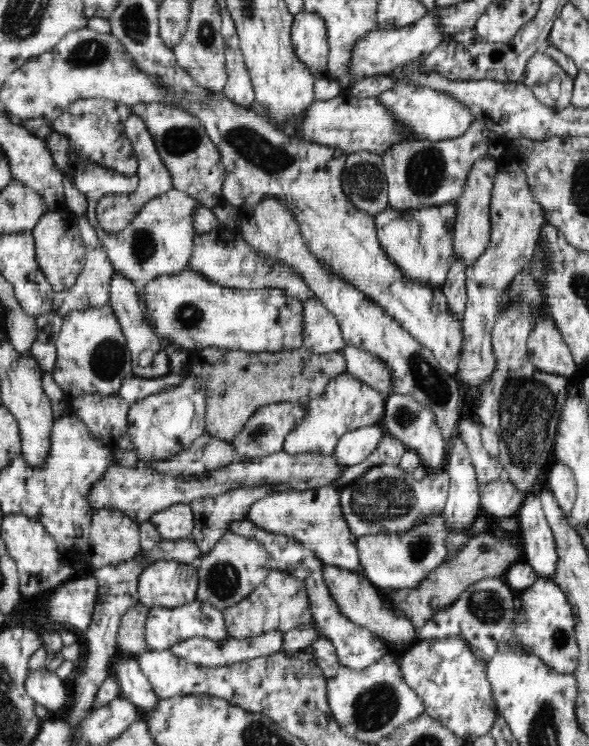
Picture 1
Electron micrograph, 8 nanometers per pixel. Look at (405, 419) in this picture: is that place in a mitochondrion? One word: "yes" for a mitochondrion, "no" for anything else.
yes

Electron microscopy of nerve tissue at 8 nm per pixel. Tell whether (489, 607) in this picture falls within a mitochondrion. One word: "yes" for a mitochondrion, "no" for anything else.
yes

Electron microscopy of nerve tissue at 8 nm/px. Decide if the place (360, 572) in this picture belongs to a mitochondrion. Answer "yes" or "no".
no

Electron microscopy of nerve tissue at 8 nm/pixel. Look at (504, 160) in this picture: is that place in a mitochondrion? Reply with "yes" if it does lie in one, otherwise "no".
no

